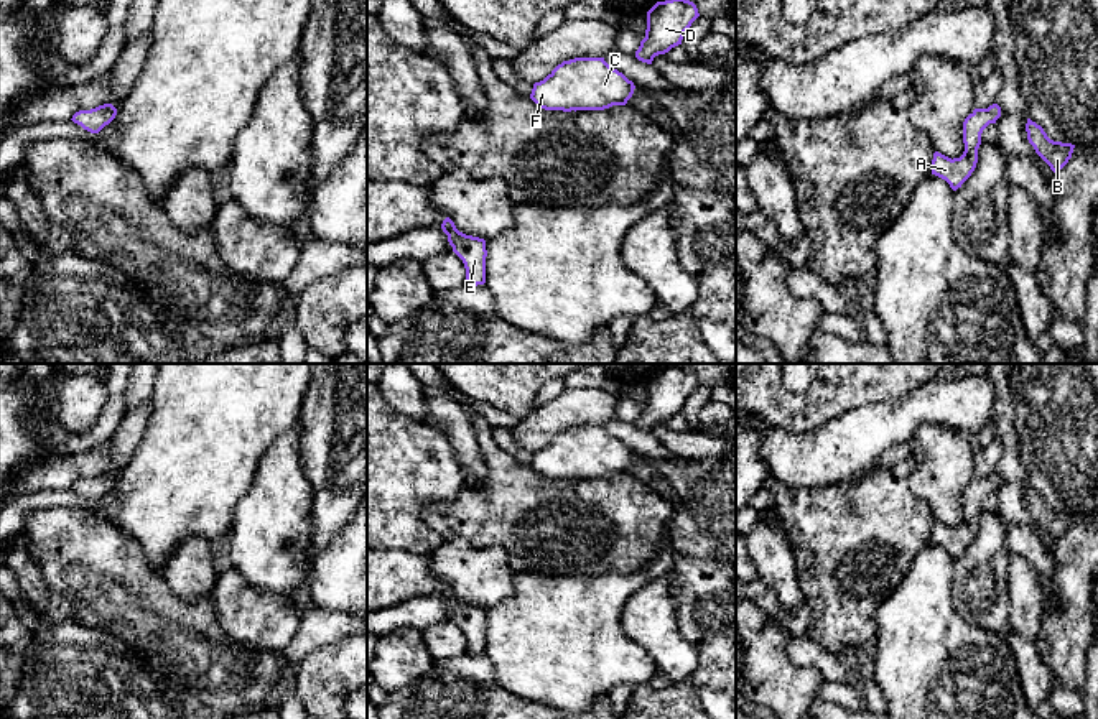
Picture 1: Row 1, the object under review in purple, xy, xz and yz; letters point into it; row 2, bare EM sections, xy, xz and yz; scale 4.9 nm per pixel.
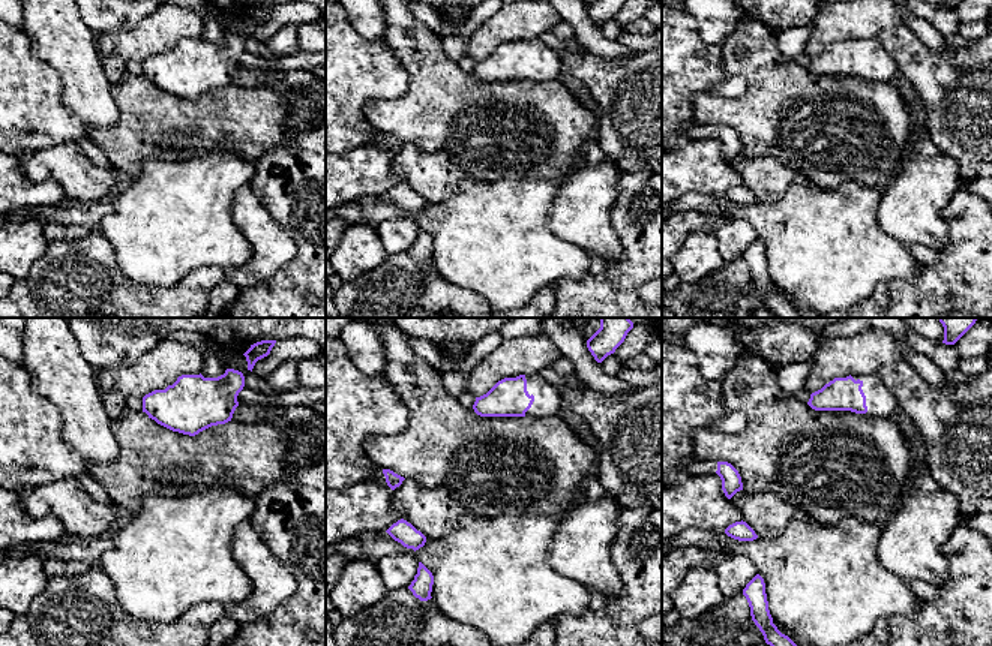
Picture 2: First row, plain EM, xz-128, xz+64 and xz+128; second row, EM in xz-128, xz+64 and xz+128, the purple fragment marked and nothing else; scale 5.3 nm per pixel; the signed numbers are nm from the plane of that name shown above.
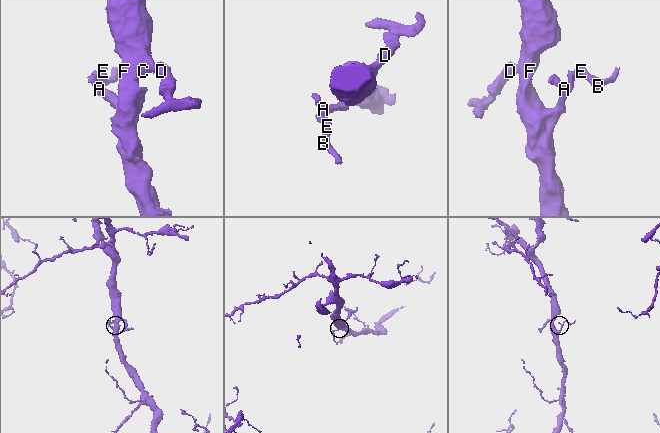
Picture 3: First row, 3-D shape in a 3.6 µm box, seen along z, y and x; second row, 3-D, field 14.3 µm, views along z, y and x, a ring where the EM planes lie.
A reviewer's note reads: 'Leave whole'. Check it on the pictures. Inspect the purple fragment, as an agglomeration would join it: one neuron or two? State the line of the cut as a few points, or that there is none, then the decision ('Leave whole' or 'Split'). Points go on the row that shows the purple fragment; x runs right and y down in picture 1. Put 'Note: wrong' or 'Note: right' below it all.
No split. Leave whole
Note: right

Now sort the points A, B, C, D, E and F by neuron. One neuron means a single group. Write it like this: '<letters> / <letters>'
A B C D E F

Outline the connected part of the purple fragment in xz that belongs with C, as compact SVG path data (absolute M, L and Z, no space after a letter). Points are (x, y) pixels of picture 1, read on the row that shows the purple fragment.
M575 58L535 82L530 99L545 110L604 110L626 105L634 89L634 82L604 58Z

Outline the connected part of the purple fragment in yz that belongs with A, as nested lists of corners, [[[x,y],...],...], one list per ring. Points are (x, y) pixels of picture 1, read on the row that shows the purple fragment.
[[[993,104],[988,109],[975,109],[963,122],[963,155],[951,160],[935,151],[932,160],[932,174],[945,179],[953,191],[961,188],[976,168],[983,130],[989,123],[996,123],[999,117],[1001,107],[998,104]]]

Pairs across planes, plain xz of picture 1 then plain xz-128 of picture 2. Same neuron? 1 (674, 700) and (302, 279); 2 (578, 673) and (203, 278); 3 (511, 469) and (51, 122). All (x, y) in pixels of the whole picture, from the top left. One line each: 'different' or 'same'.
1: same
2: different
3: different

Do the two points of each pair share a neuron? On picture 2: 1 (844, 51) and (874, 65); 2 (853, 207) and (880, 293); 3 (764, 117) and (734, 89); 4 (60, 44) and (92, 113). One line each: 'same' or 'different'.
1: same
2: different
3: different
4: same

